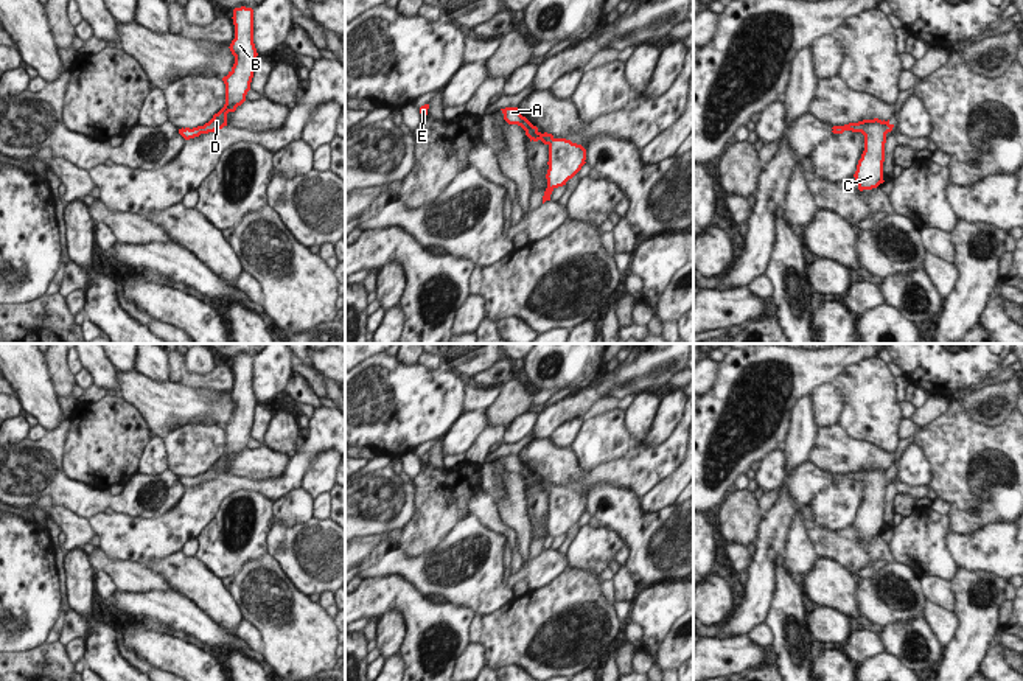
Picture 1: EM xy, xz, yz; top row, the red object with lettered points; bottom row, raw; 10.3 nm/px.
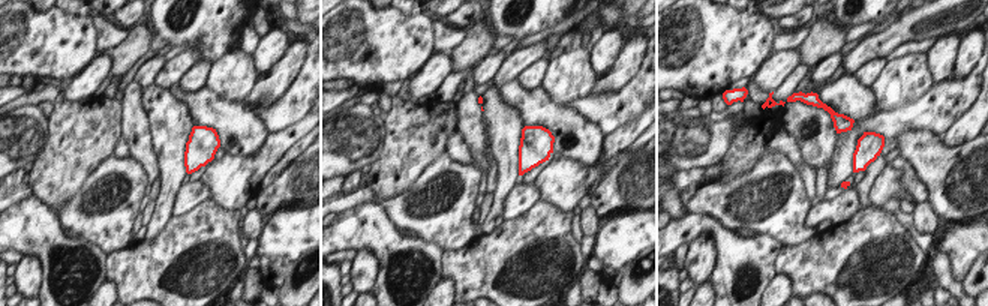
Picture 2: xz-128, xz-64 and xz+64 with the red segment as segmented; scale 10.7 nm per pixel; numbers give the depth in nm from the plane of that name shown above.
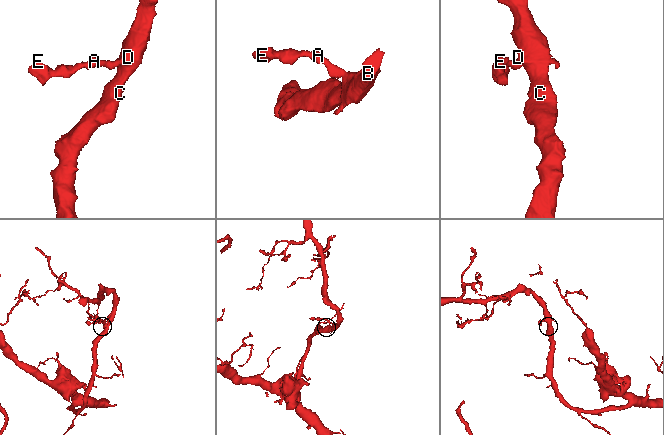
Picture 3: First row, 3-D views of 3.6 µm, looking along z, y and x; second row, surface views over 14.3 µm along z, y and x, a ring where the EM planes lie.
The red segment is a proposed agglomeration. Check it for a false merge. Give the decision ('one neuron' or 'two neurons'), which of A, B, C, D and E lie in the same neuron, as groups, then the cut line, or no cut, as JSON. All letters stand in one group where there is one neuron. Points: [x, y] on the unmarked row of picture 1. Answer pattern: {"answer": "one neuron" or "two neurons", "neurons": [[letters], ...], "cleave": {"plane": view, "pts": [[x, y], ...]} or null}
{"answer": "one neuron", "neurons": [["A", "B", "C", "D", "E"]], "cleave": null}

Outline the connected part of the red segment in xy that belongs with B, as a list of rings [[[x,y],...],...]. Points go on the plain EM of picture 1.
[[[235,356],[233,358],[235,387],[230,392],[230,400],[235,404],[235,412],[227,424],[222,426],[225,432],[225,452],[213,463],[204,474],[182,476],[179,482],[185,487],[194,487],[201,482],[208,482],[227,474],[227,462],[235,460],[238,454],[246,449],[253,426],[253,415],[257,409],[257,396],[253,392],[253,358]]]

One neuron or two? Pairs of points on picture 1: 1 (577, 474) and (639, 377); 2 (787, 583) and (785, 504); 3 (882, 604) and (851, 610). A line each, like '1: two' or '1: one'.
1: two
2: two
3: two

